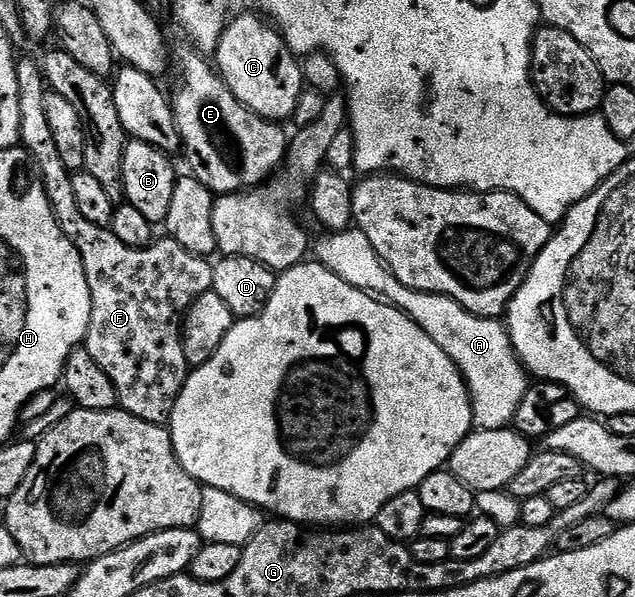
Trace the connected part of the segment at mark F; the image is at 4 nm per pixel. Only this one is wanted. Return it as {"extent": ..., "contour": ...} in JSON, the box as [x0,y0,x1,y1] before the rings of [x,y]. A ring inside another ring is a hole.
{"extent":[16,59,213,425],"contour":[[[17,59],[16,77],[18,78],[18,110],[20,111],[20,144],[28,153],[31,163],[36,163],[40,171],[39,183],[44,186],[50,206],[54,210],[60,229],[67,234],[70,242],[78,250],[82,258],[82,266],[86,270],[86,282],[90,286],[92,309],[90,310],[90,326],[83,342],[90,358],[102,366],[102,370],[114,382],[116,399],[123,411],[134,414],[151,424],[167,425],[172,419],[172,407],[176,404],[182,386],[188,381],[190,371],[186,362],[186,354],[182,350],[180,333],[184,327],[184,314],[188,307],[202,294],[212,291],[213,265],[203,256],[190,254],[178,242],[171,238],[153,239],[146,248],[131,248],[126,242],[118,242],[111,228],[94,226],[78,211],[74,198],[74,182],[72,173],[63,164],[58,154],[58,145],[50,131],[50,121],[46,119],[46,98],[49,94],[48,81],[35,59]]]}

